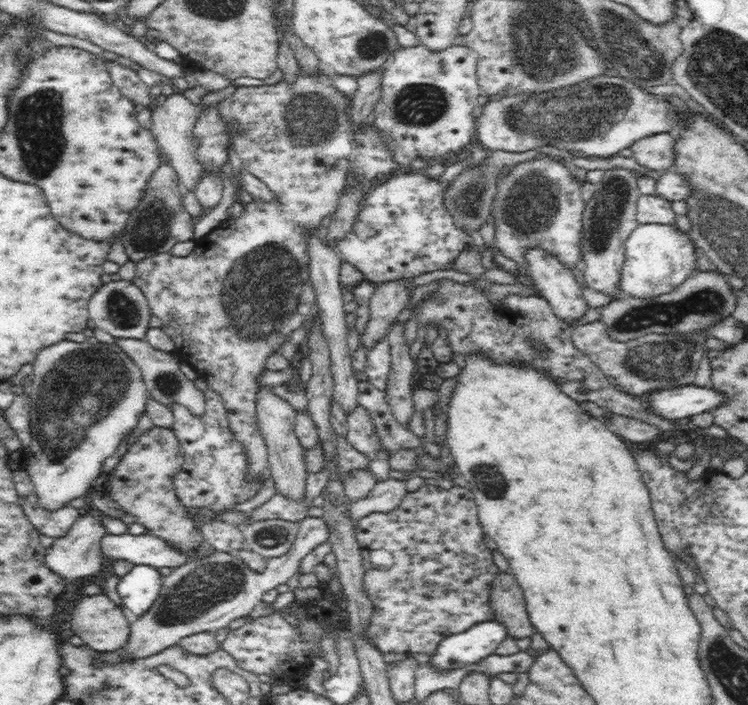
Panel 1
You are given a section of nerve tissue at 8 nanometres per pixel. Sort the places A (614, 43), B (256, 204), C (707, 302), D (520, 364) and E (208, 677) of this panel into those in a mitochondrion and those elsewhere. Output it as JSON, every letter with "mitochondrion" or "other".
{"A":"mitochondrion","B":"other","C":"mitochondrion","D":"other","E":"other"}

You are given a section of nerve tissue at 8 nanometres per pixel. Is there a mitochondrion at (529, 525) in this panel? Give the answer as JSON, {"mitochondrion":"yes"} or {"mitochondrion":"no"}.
{"mitochondrion":"no"}

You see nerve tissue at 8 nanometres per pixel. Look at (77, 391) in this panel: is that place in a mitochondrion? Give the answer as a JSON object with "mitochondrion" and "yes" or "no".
{"mitochondrion":"yes"}

